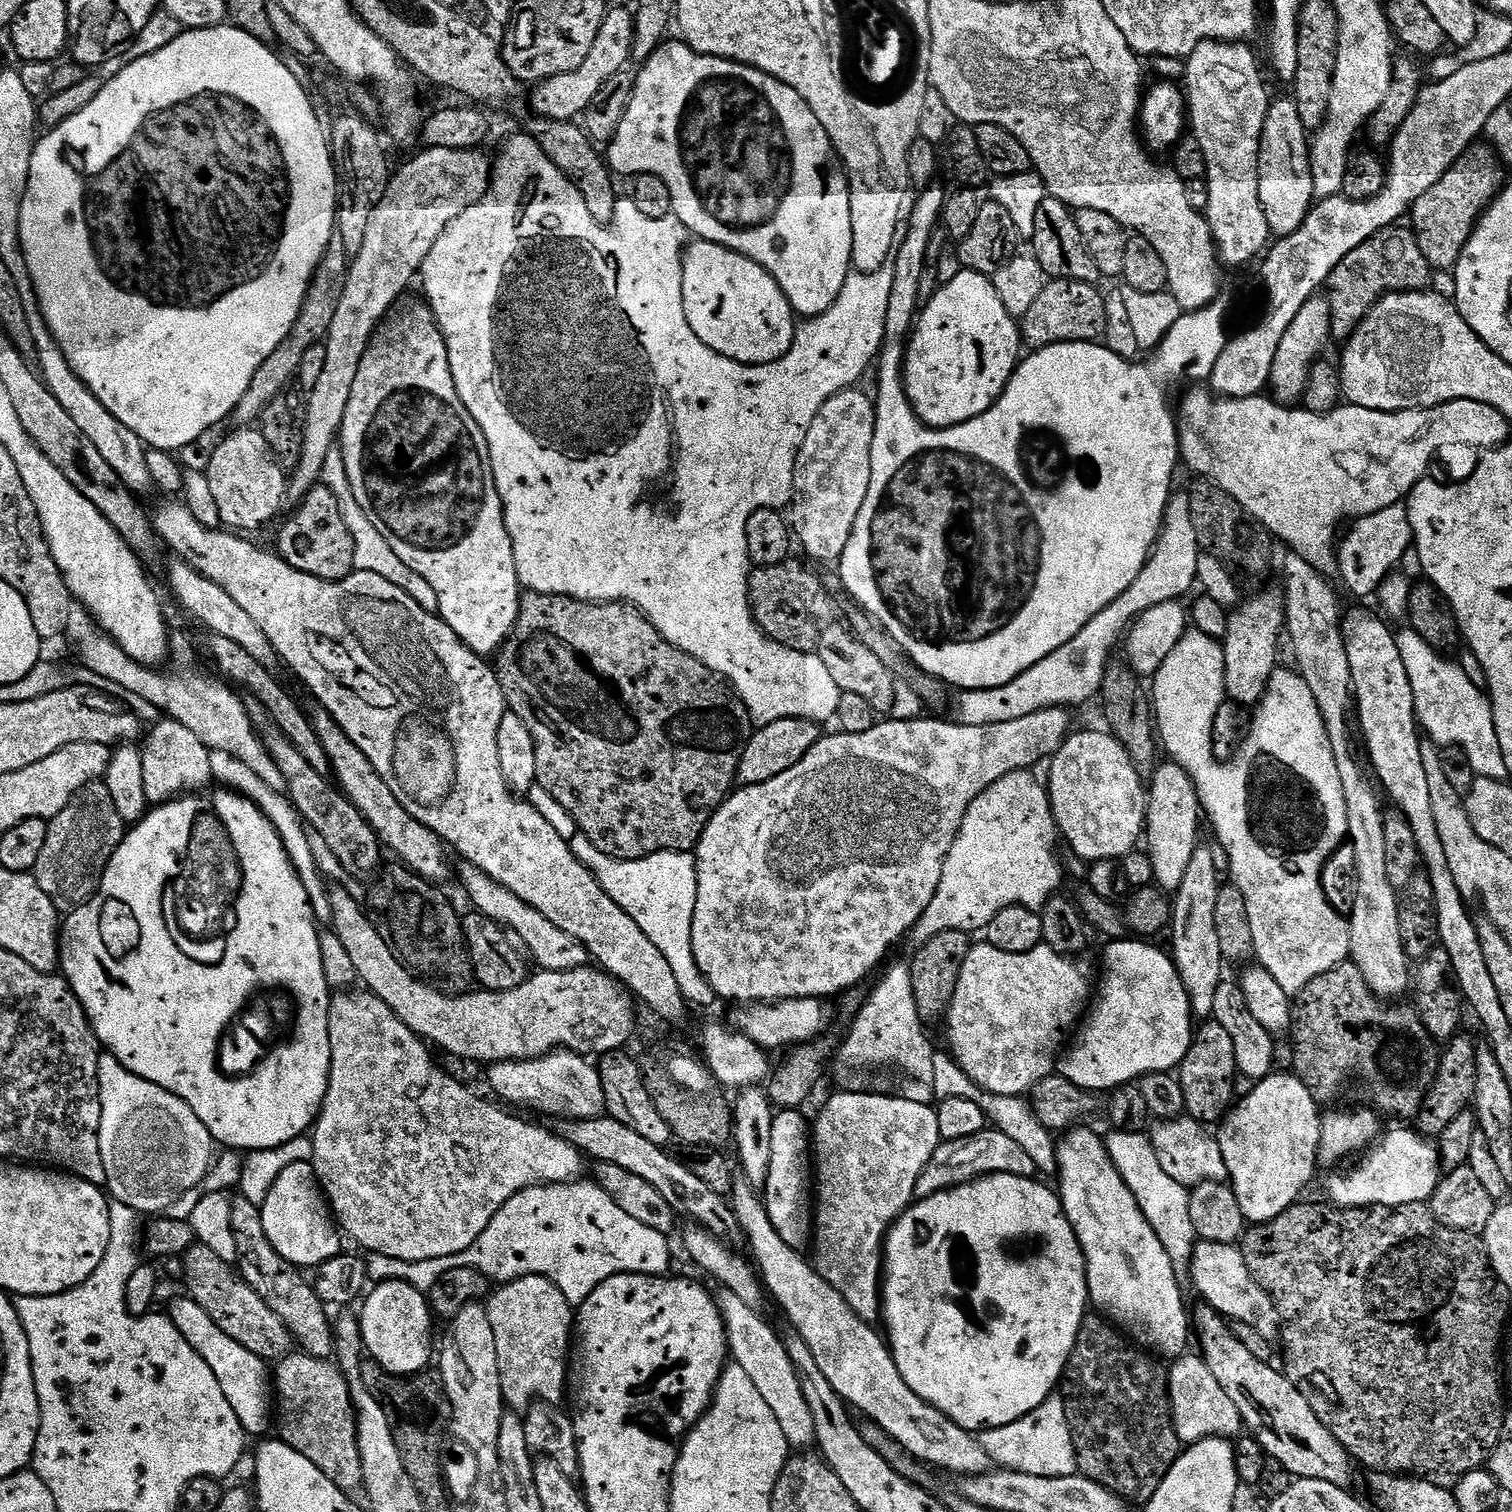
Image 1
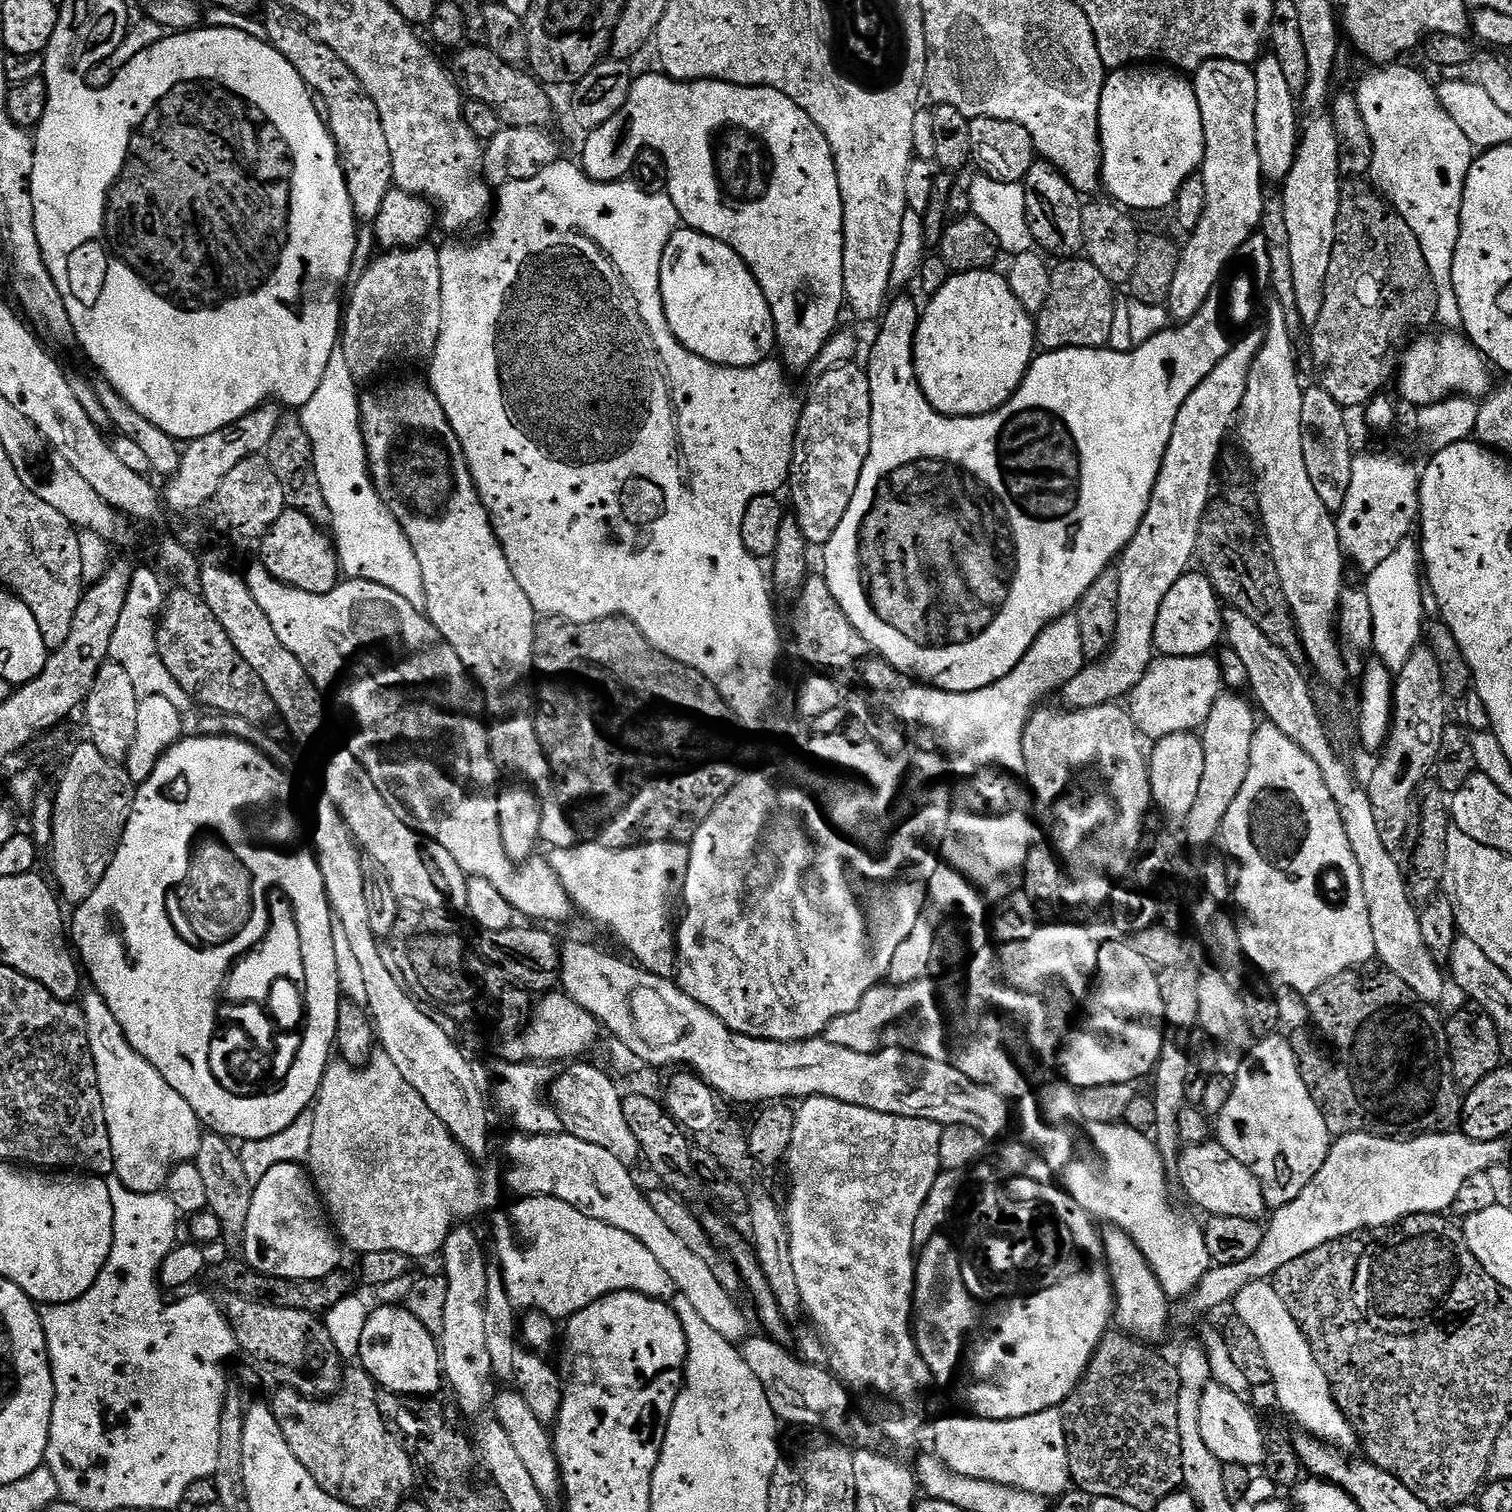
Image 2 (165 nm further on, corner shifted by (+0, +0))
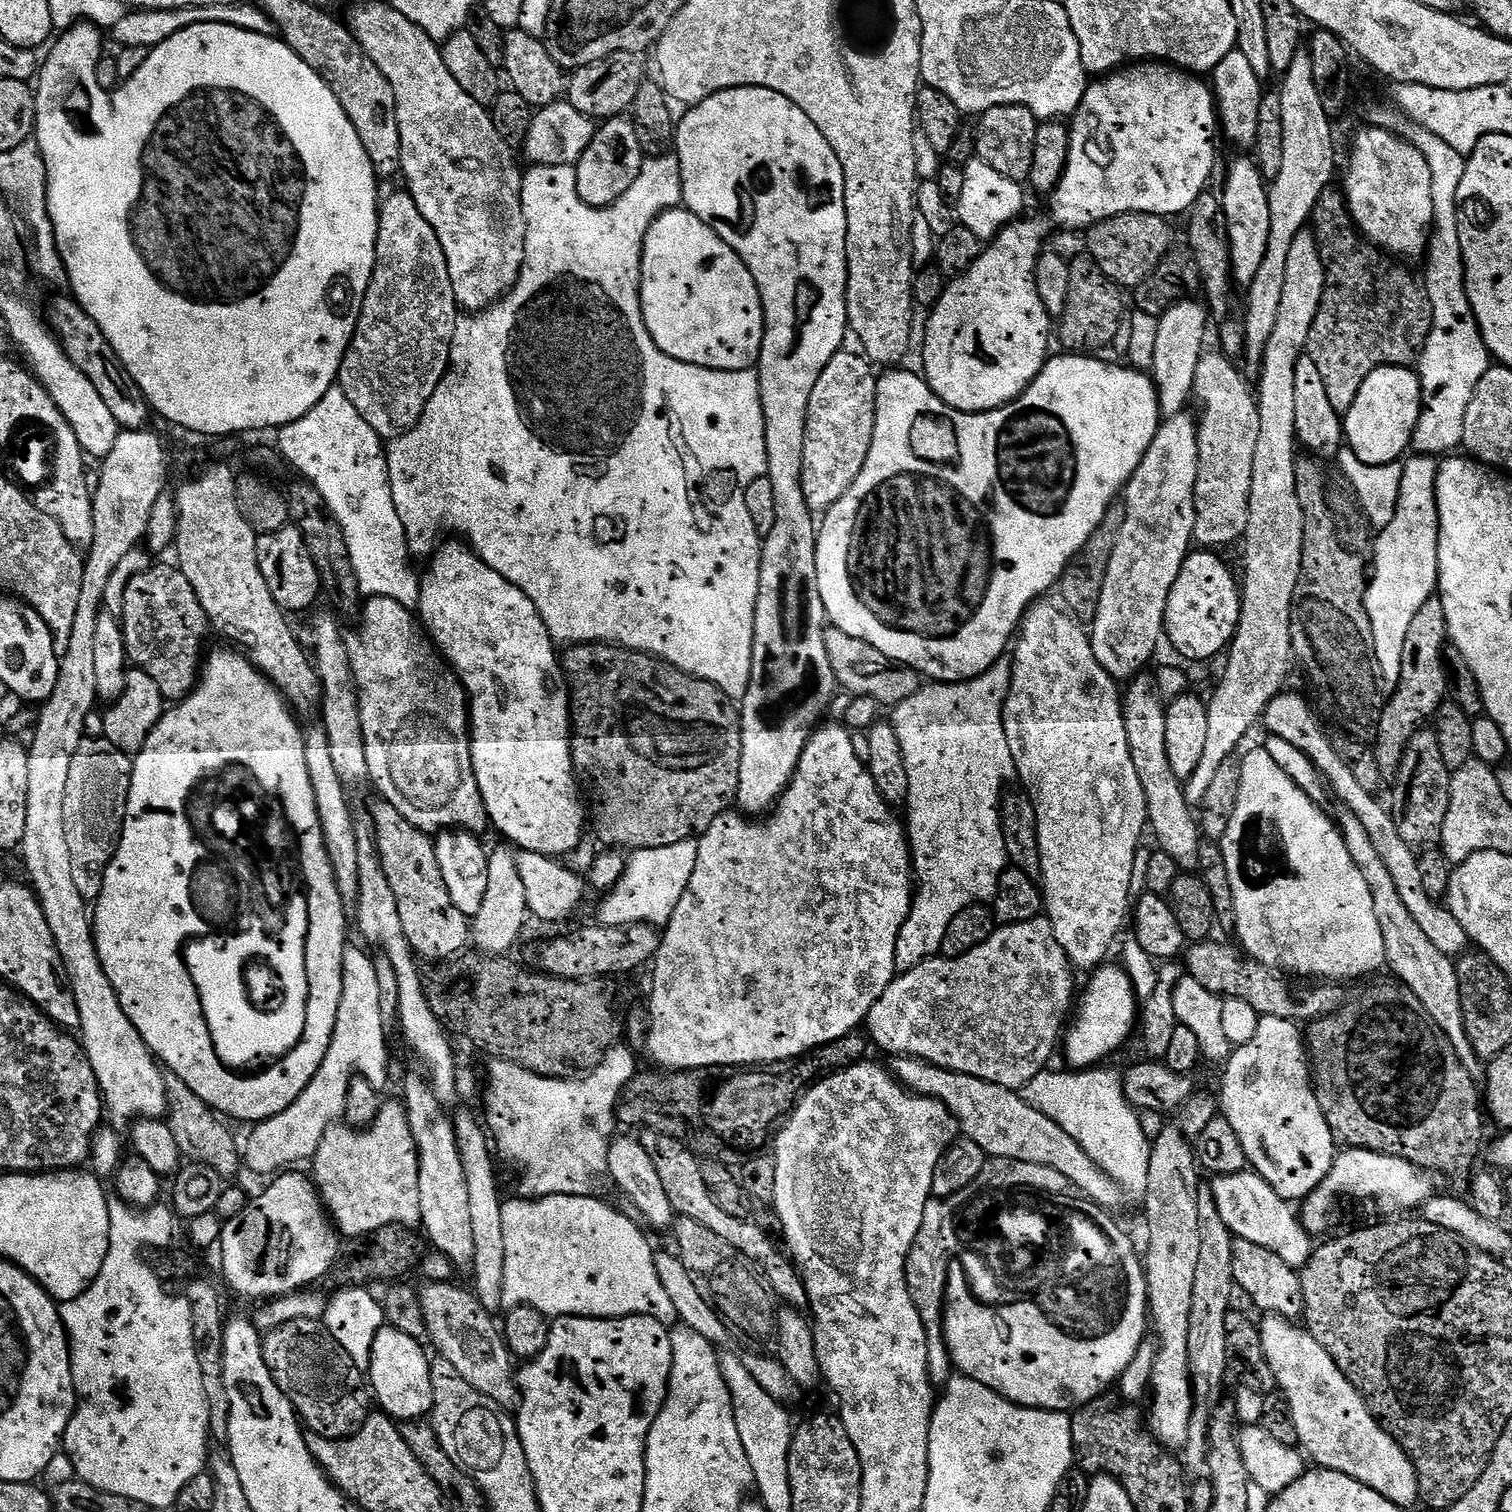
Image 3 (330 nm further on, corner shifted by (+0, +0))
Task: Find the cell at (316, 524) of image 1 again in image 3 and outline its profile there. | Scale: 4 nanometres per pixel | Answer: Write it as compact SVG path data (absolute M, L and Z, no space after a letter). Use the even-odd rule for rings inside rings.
M285 526L276 532L257 535L258 570L262 578L266 578L266 586L270 586L270 594L274 602L283 608L285 613L304 612L316 599L321 599L322 589L318 570L314 566L314 558L310 558L310 550L306 550L306 542L300 531Z

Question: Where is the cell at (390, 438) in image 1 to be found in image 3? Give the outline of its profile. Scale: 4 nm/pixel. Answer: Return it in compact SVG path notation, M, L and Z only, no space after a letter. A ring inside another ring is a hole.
M441 543L431 557L432 565L429 566L428 573L423 573L420 581L419 619L428 635L431 636L432 643L436 645L440 655L448 661L452 671L460 677L460 683L463 684L464 691L468 693L470 731L472 733L470 752L474 762L474 778L478 782L478 790L482 794L482 802L486 806L486 814L491 827L493 829L496 827L509 840L505 841L517 849L525 852L537 852L553 858L564 858L568 852L578 847L580 842L585 839L586 808L582 803L582 792L578 787L576 773L572 766L572 710L568 698L568 685L562 671L561 661L558 659L558 652L556 656L557 645L546 630L534 602L530 602L530 598L526 598L526 594L522 594L522 590L518 590L518 586L506 582L506 578L502 578L502 574L490 570L490 566L486 566L486 562L482 562L482 558L476 555L467 543L456 543L460 544Z

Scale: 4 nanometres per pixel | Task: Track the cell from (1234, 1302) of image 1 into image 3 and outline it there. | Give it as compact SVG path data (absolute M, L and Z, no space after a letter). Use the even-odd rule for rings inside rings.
M1271 1314L1263 1319L1260 1332L1258 1328L1260 1348L1270 1362L1270 1370L1274 1370L1276 1388L1288 1399L1294 1414L1299 1447L1309 1457L1312 1455L1319 1467L1356 1479L1401 1510L1417 1503L1420 1487L1410 1458L1377 1422L1360 1391L1338 1370L1334 1358L1299 1323Z

